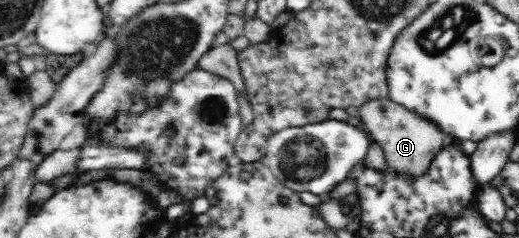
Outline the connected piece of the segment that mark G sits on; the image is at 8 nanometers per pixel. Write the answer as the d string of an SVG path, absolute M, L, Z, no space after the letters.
M389 97L364 102L357 110L357 114L373 140L383 147L387 166L399 176L407 176L411 179L421 178L432 165L436 154L445 148L444 134L441 134L441 129L437 130L433 122L425 122L423 117L417 118L416 113L398 105Z

